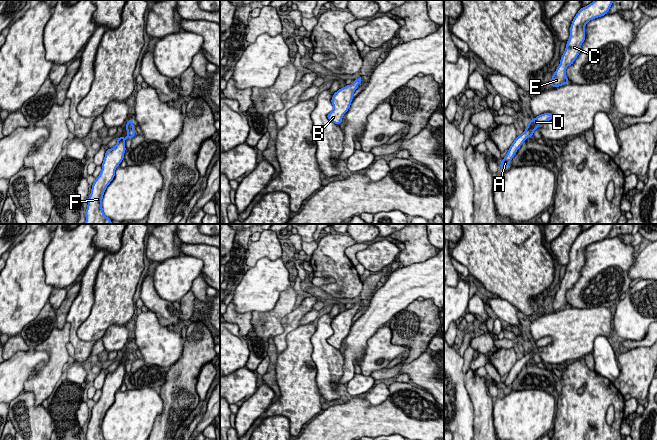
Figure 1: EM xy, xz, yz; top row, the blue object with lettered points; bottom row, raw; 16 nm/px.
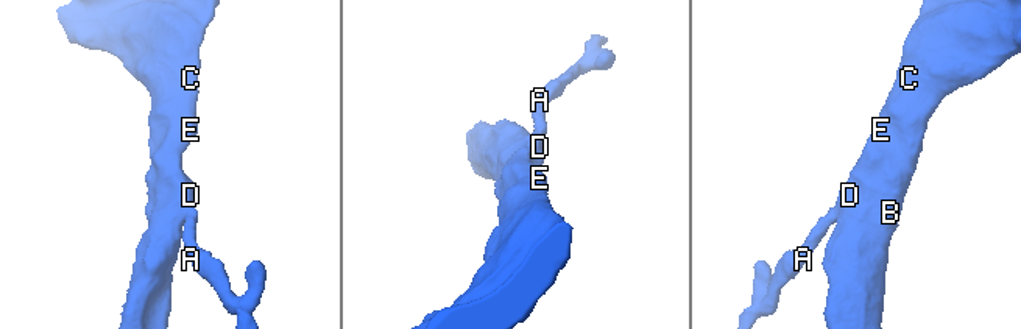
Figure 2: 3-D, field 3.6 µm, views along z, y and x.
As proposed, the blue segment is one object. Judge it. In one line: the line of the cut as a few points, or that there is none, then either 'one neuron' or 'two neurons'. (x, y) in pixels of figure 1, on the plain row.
no cut | one neuron

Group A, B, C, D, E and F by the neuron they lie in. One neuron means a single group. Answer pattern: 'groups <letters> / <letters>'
groups A B C D E F

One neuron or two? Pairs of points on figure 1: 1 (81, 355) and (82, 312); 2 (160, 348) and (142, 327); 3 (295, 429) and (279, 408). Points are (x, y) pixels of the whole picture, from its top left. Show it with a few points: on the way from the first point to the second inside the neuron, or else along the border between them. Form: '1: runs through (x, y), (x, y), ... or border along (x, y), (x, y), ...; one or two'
1: runs through (78, 344), (73, 339), (75, 323); one
2: runs through (156, 343), (147, 332); one
3: runs through (295, 423), (295, 420), (285, 410); one

